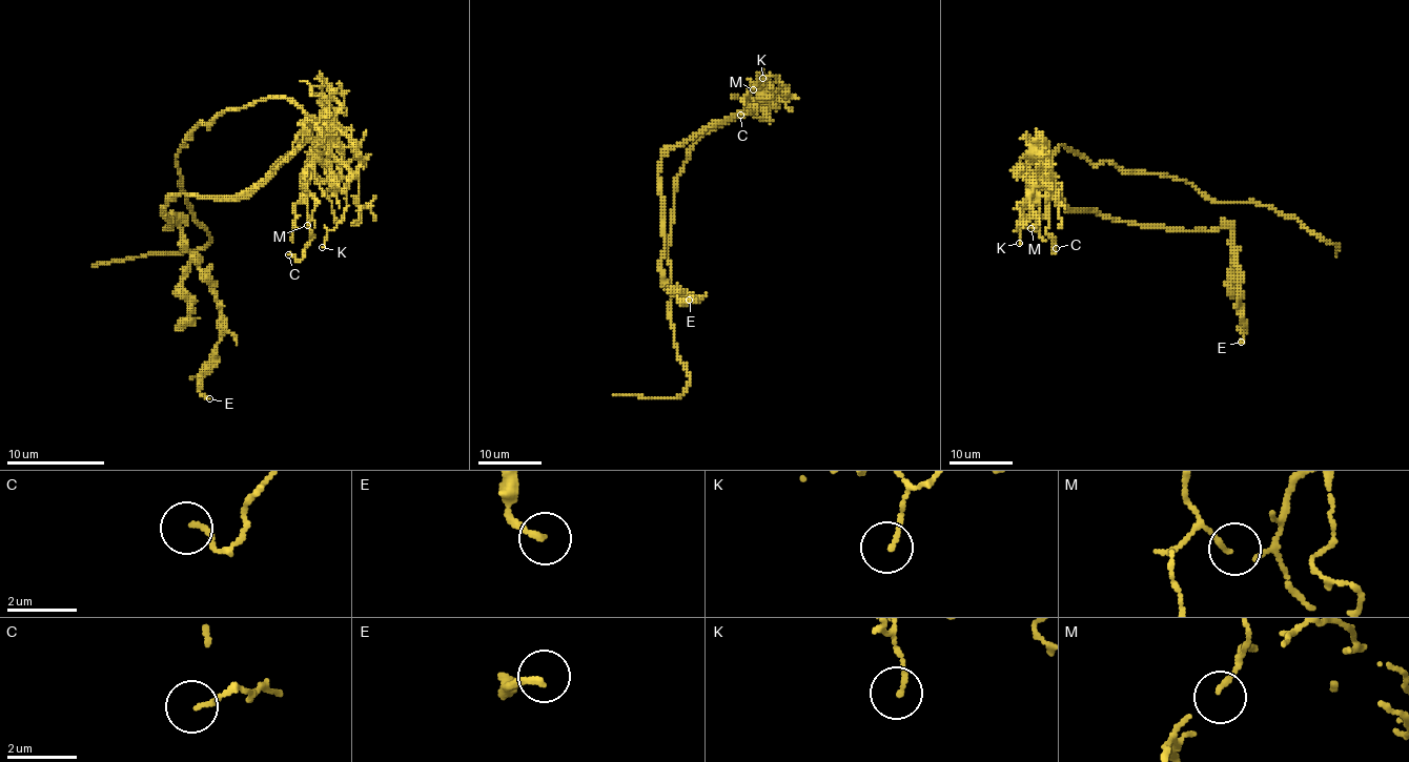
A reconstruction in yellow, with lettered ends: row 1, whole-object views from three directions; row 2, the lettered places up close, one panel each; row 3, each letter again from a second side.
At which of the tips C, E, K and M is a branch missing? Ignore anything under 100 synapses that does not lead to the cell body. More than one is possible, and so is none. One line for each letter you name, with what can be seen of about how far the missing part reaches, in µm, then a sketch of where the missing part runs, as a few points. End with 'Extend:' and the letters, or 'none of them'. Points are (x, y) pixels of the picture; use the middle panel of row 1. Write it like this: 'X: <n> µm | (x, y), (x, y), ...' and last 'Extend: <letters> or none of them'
Extend: none of them

